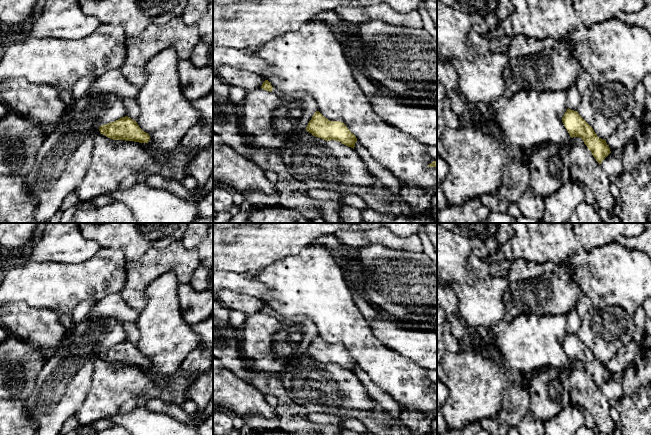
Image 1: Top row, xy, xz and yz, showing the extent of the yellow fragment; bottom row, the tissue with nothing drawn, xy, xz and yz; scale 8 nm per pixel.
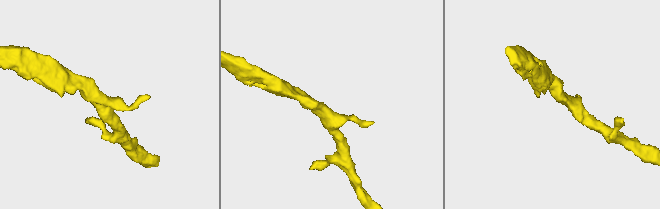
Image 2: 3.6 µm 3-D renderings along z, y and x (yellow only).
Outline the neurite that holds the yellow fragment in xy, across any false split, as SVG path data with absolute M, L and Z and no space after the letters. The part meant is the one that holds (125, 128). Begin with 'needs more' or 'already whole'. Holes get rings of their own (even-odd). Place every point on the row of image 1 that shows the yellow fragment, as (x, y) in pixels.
already whole | M128 116L99 127L101 134L113 140L148 143L150 136L144 132L136 121Z

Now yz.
already whole | M568 108L562 117L562 122L571 138L580 137L584 141L599 164L611 153L606 140L599 138L577 111Z

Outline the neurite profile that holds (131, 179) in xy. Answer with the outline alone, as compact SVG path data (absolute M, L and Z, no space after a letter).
M143 172L129 173L121 182L119 189L126 190L138 182L144 182L149 175Z

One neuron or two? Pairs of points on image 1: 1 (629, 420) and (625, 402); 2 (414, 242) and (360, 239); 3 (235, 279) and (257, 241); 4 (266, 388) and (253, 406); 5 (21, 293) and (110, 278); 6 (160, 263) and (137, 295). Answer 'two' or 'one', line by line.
1: one
2: one
3: two
4: two
5: one
6: one

